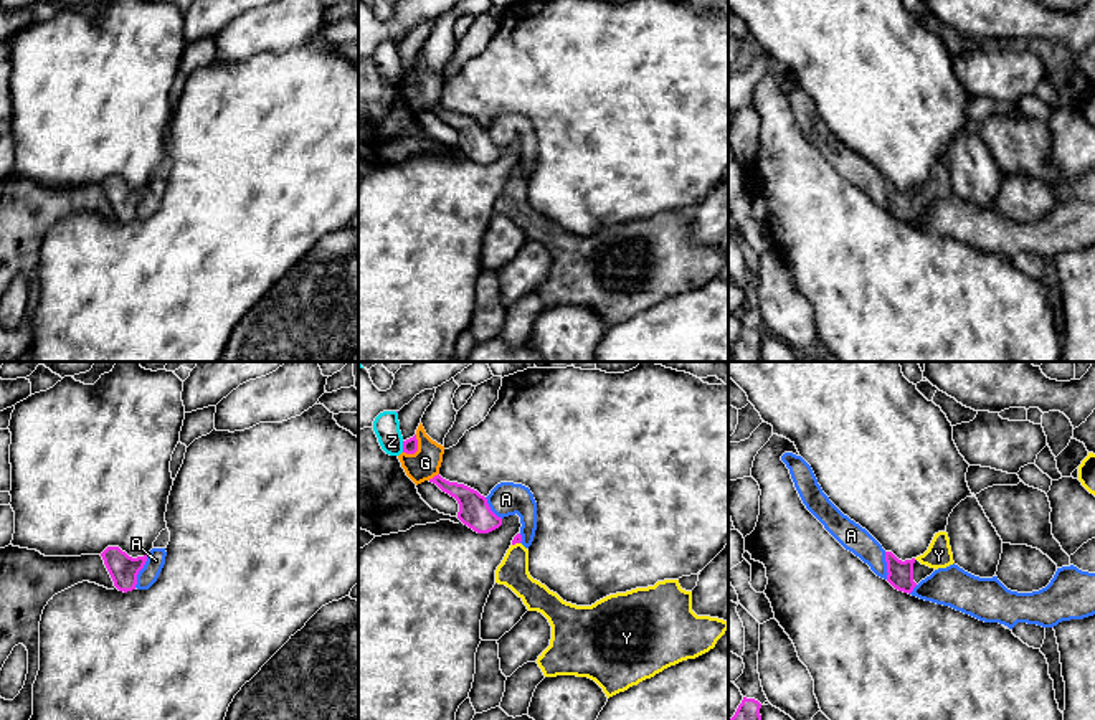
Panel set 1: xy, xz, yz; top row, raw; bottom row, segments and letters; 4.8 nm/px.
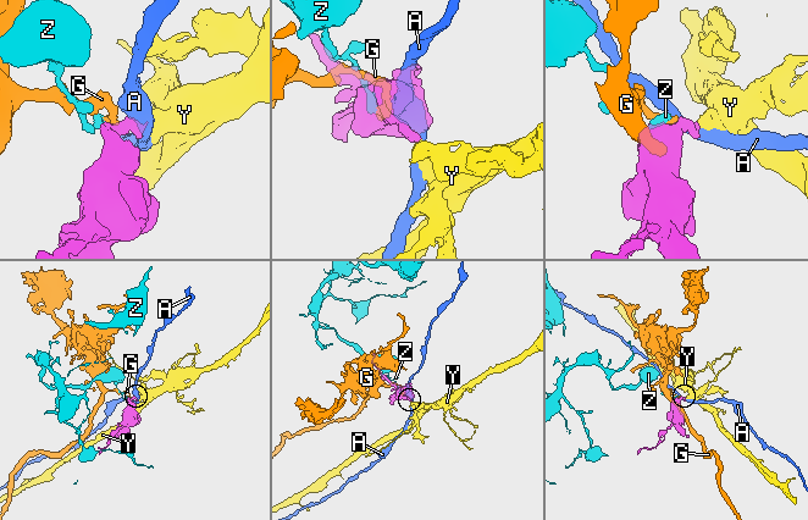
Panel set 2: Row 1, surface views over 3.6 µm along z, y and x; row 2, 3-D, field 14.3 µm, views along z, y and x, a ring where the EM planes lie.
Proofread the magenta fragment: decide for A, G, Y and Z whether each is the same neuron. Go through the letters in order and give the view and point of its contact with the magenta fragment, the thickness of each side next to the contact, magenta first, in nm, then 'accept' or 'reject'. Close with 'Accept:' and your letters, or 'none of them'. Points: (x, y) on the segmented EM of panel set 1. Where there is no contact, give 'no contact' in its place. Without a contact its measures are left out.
A: xy (139, 570) | 140/90 nm | reject
G: xz (417, 450) | 80/150 nm | reject
Y: xz (516, 542) | 50/150 nm | accept
Z: xz (403, 446) | 80/130 nm | reject
Accept: Y

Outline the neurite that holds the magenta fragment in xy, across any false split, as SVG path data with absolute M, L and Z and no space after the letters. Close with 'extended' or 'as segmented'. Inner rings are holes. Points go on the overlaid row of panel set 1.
M107 547L101 553L104 565L119 591L132 591L137 585L137 575L147 561L147 555L132 558L119 547Z; as segmented

